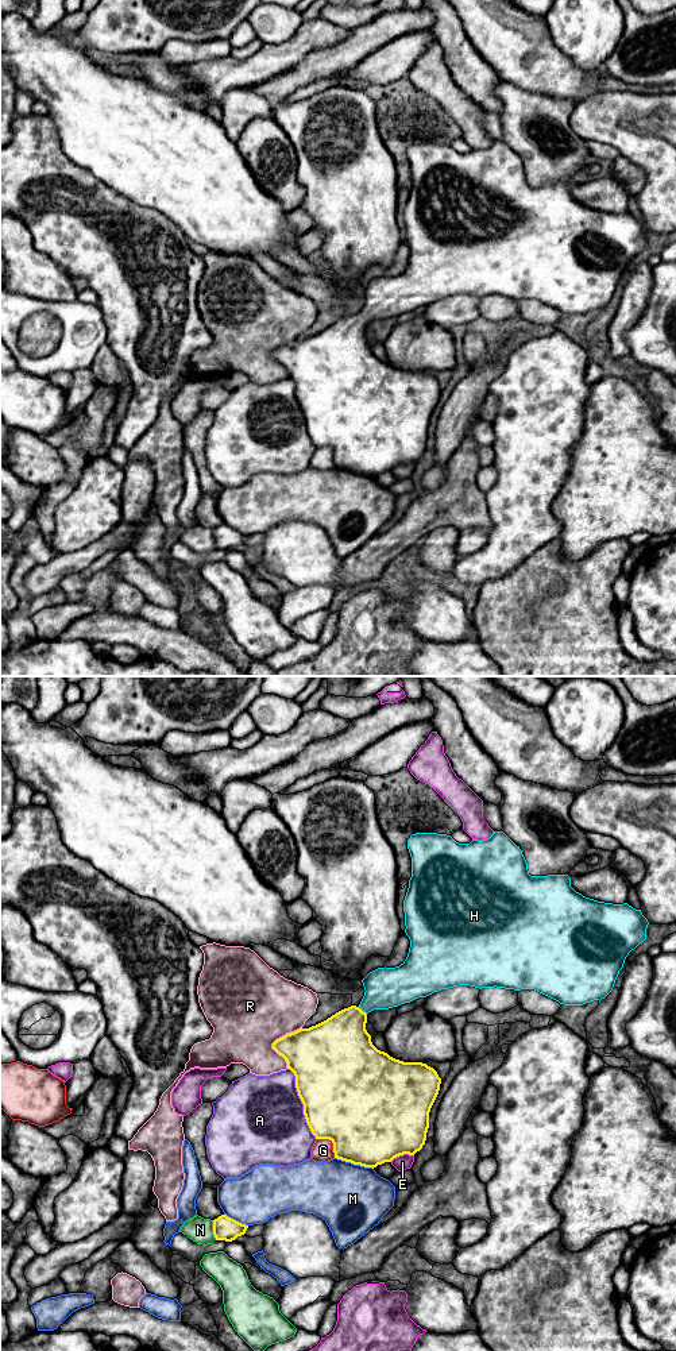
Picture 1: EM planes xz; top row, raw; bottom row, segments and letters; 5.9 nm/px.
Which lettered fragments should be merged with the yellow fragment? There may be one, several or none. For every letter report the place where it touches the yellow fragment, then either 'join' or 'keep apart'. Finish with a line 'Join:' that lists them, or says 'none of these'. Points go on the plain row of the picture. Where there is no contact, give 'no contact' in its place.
A: meets yellow in xz at (302, 412); keep apart
E: meets yellow in xz at (401, 463); keep apart
G: meets yellow in xz at (332, 451); keep apart
H: meets yellow in xz at (360, 319); join
M: meets yellow in xz at (354, 473); keep apart
N: meets yellow in xz at (213, 539); keep apart
R: meets yellow in xz at (274, 351); keep apart
Join: H

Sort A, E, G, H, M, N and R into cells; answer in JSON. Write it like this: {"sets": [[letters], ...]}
{"sets": [["A"], ["E"], ["G"], ["H"], ["M"], ["N"], ["R"]]}

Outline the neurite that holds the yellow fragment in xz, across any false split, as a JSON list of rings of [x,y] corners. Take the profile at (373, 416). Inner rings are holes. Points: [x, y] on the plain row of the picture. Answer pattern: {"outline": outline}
{"outline": [[[503,140],[470,153],[459,153],[447,143],[416,142],[407,148],[407,158],[412,186],[403,209],[405,242],[410,248],[406,269],[399,275],[370,281],[362,289],[366,301],[358,316],[344,317],[273,352],[295,385],[304,424],[316,448],[329,448],[335,467],[372,478],[422,458],[441,387],[426,373],[403,371],[378,359],[366,339],[368,321],[398,316],[459,294],[534,298],[564,314],[600,310],[613,300],[629,262],[646,248],[649,233],[641,219],[627,212],[598,211],[576,201],[568,184],[530,185],[522,159]]]}

